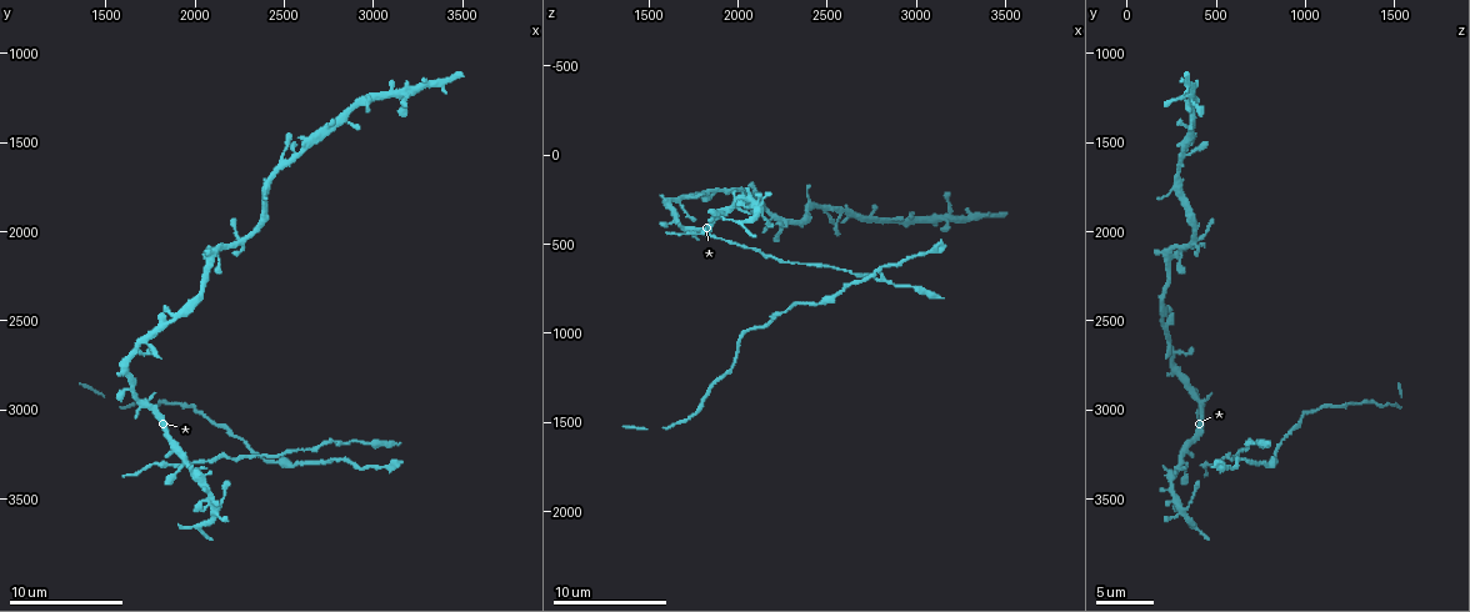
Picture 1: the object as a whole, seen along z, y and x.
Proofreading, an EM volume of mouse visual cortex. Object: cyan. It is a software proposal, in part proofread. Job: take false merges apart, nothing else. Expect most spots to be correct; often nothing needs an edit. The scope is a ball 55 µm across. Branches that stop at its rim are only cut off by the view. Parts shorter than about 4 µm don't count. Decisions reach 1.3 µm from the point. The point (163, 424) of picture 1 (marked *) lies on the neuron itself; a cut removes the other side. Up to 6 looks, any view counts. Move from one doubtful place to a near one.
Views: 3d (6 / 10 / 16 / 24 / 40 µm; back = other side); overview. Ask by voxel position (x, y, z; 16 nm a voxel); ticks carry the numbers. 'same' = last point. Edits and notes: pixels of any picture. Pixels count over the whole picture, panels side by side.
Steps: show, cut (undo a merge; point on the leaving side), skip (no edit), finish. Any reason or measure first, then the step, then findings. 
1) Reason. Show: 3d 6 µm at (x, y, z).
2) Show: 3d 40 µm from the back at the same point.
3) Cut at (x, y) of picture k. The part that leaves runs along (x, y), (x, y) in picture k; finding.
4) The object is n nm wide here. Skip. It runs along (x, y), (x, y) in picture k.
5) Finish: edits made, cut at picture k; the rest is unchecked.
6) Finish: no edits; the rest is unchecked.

Three-way junction. Show: 3d 6 µm at (2680, 3220, 680).

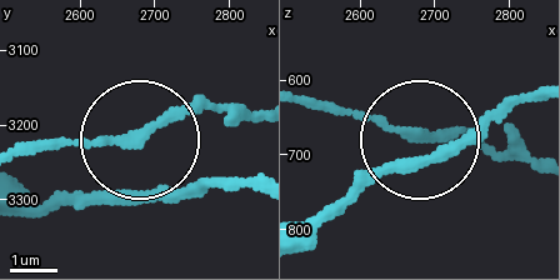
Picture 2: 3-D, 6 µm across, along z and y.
Show: 3d 6 µm from the back at (2680, 3220, 675).

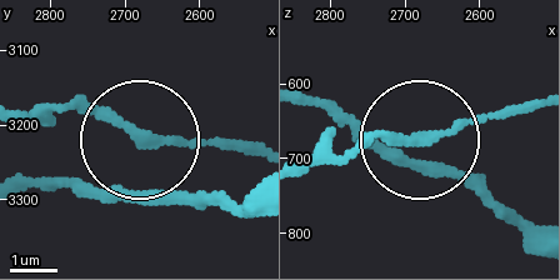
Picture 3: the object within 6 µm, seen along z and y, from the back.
The side arm is 9 µm long. Skip. It runs along (255, 151), (146, 139), (51, 104), (31, 111) in picture 3; one neuron here.

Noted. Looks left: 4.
Thick turns thin. Show: 3d 6 µm at (2120, 2100, 240).

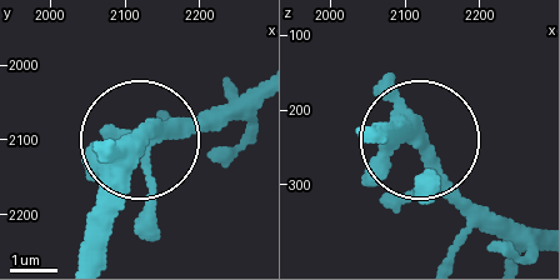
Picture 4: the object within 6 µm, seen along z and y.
The object is 320 nm wide here. Skip. It runs along (364, 131), (413, 136), (515, 248) in picture 4; one neuron here.

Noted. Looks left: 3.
Show: 3d 10 µm at (1900, 3240, 320).

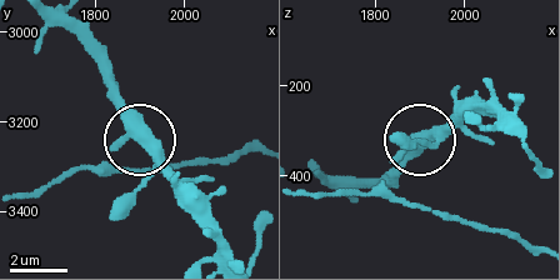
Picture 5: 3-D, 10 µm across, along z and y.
The object is 490 nm wide here. Skip. It runs along (105, 69), (119, 109), (203, 200) in picture 5; one neuron here.

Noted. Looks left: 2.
Finish: no edits; the rest is unchecked.

